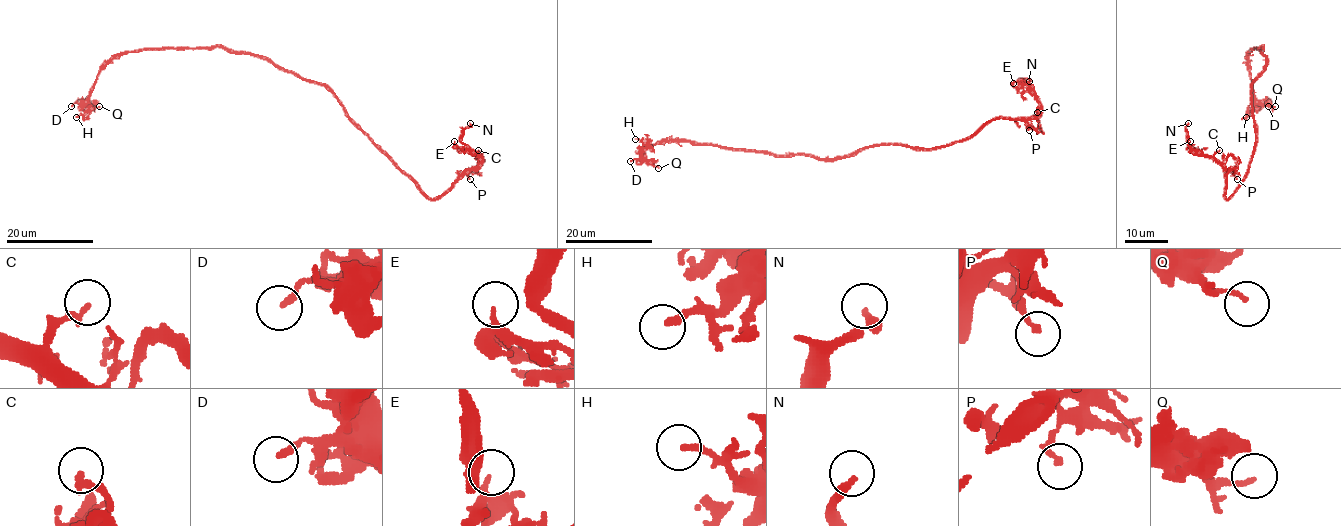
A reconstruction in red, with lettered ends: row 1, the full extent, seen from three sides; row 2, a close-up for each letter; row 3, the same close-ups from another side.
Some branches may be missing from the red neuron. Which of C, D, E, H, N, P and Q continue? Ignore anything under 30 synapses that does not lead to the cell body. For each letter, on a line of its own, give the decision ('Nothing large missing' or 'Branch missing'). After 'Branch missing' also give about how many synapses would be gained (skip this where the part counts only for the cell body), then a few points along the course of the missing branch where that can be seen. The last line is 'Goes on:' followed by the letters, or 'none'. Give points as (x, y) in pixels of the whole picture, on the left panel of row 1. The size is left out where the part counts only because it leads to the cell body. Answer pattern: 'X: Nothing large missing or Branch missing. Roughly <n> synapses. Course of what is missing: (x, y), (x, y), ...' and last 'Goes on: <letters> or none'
C: Nothing large missing
D: Nothing large missing
E: Nothing large missing
H: Nothing large missing
N: Branch missing
P: Nothing large missing
Q: Nothing large missing
Goes on: N

